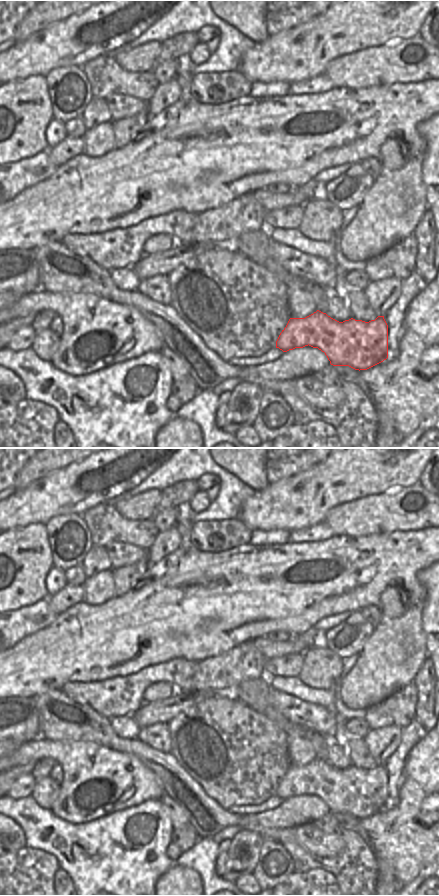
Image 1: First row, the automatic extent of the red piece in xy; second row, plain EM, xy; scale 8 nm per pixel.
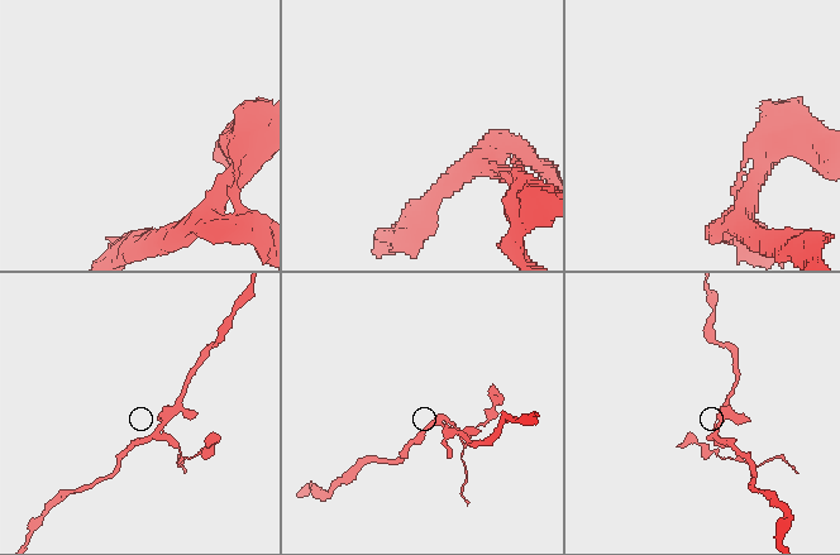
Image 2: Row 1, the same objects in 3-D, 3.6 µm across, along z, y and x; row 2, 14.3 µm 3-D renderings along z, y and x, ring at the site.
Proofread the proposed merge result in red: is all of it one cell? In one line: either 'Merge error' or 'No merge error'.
Merge error

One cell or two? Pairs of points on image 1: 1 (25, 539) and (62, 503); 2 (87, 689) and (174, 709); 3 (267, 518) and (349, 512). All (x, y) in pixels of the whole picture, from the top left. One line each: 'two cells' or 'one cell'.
1: two cells
2: two cells
3: two cells

